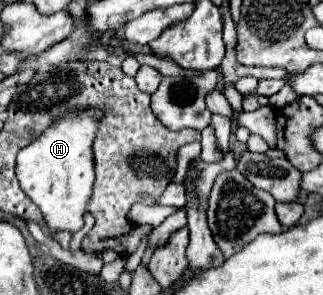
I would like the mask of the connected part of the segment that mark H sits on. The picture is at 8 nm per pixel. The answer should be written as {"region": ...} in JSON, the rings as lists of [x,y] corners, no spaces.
{"region":[[[86,110],[86,112],[76,112],[76,114],[70,112],[70,116],[62,116],[62,120],[54,128],[48,128],[42,136],[38,136],[34,144],[18,152],[16,176],[20,180],[20,188],[40,208],[50,232],[56,232],[56,230],[76,232],[84,226],[82,216],[86,212],[86,204],[90,200],[90,192],[94,184],[94,156],[90,152],[90,142],[94,142],[94,128],[98,128],[100,114],[102,112],[98,110]]]}

